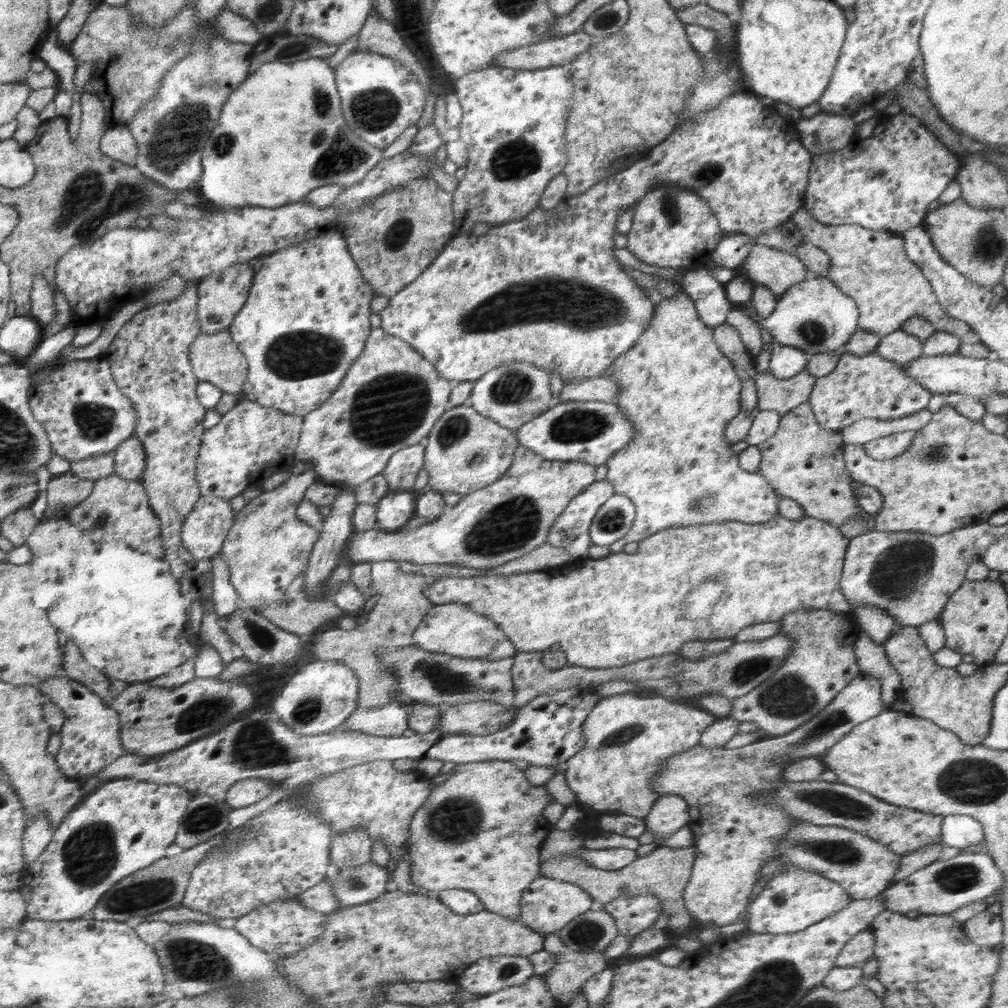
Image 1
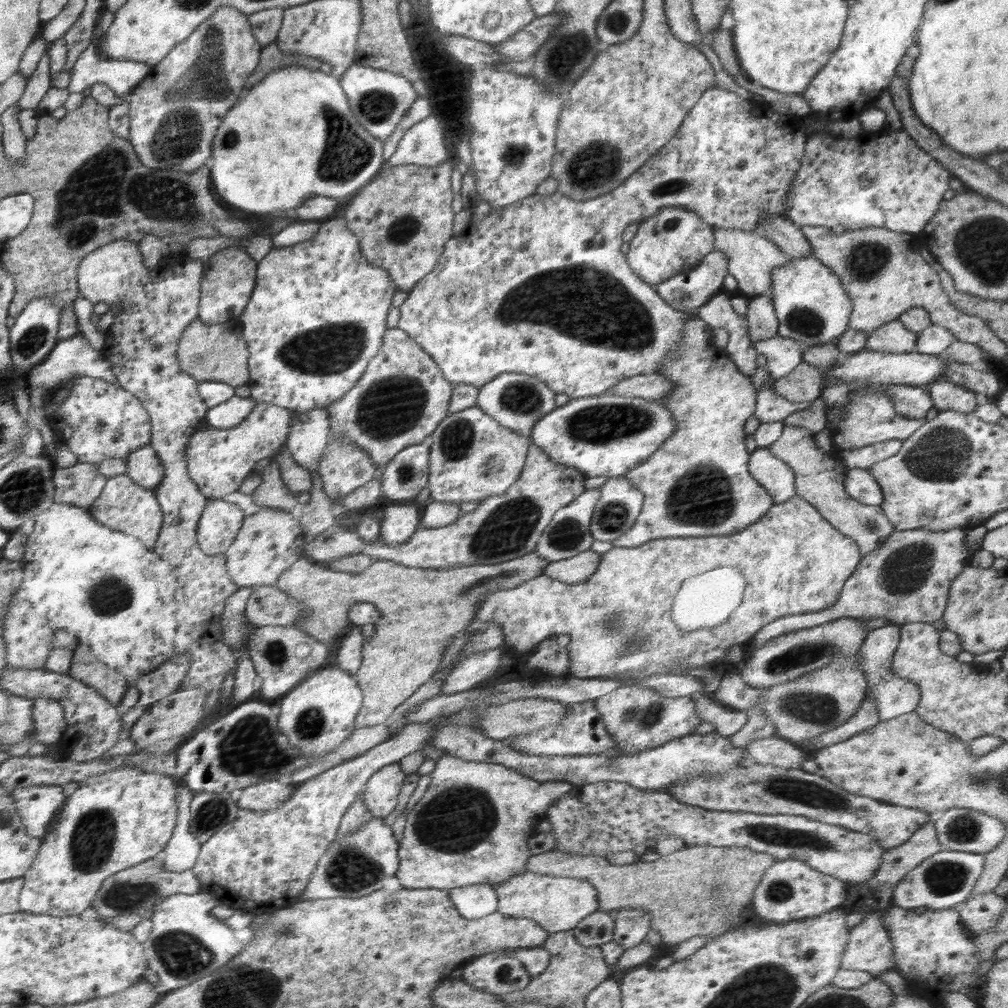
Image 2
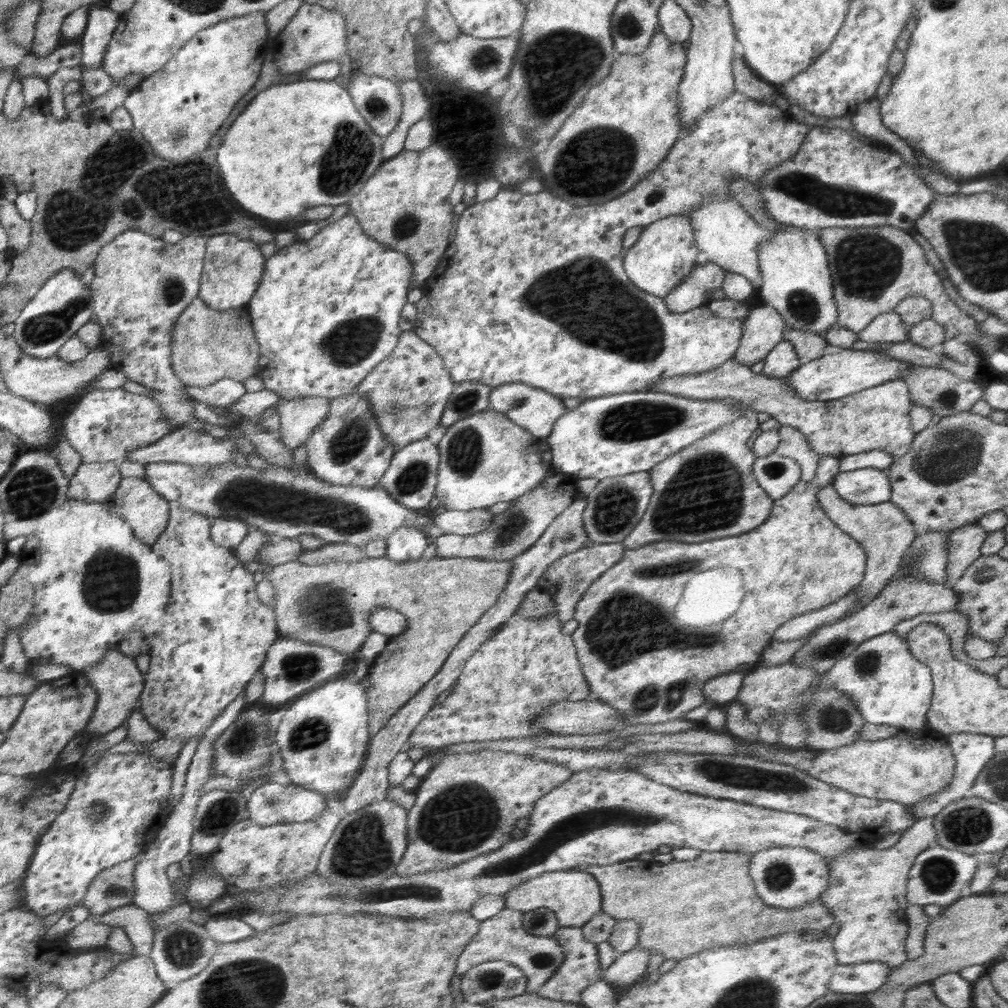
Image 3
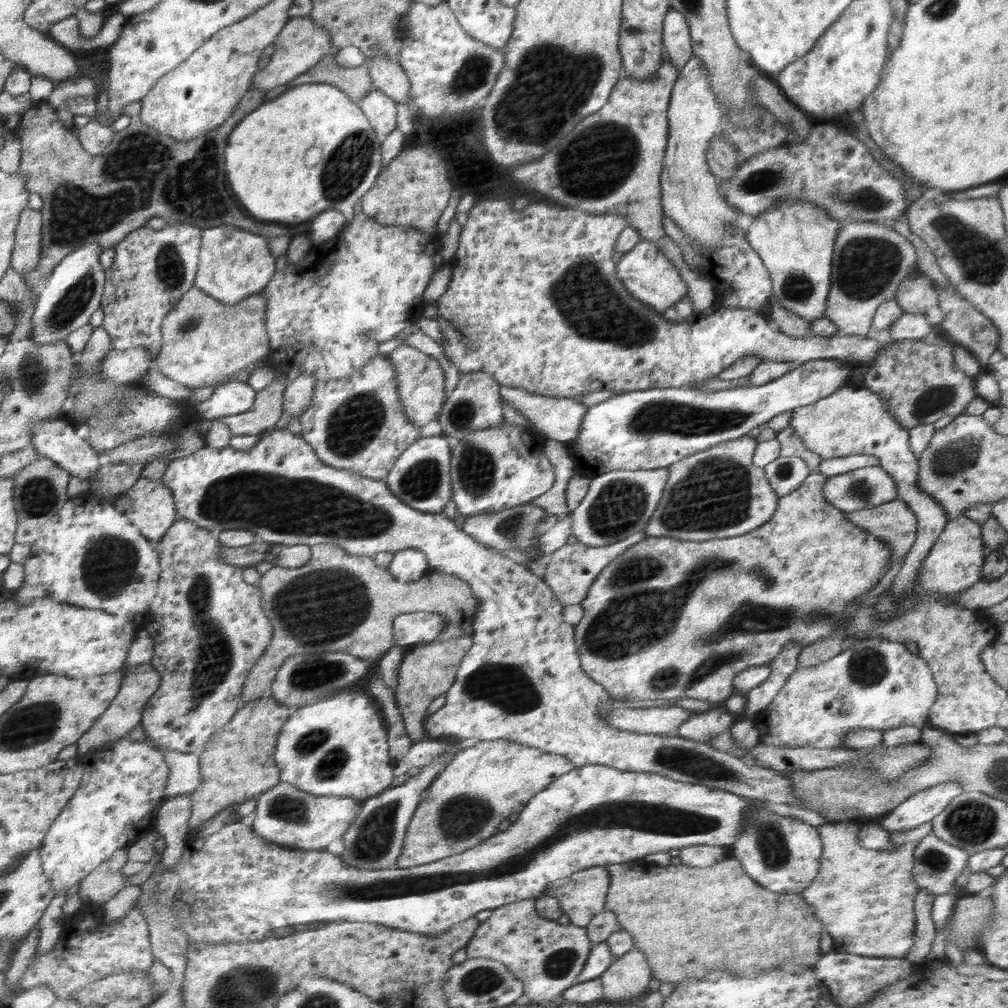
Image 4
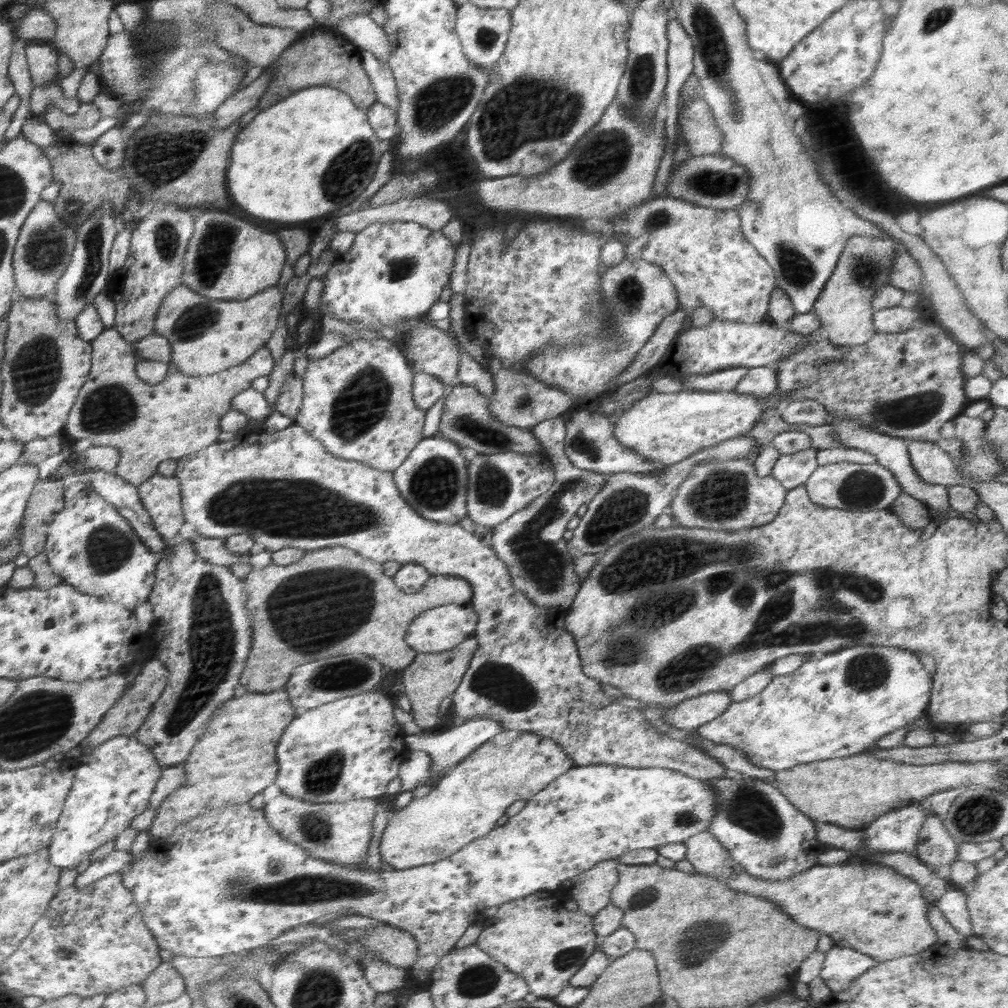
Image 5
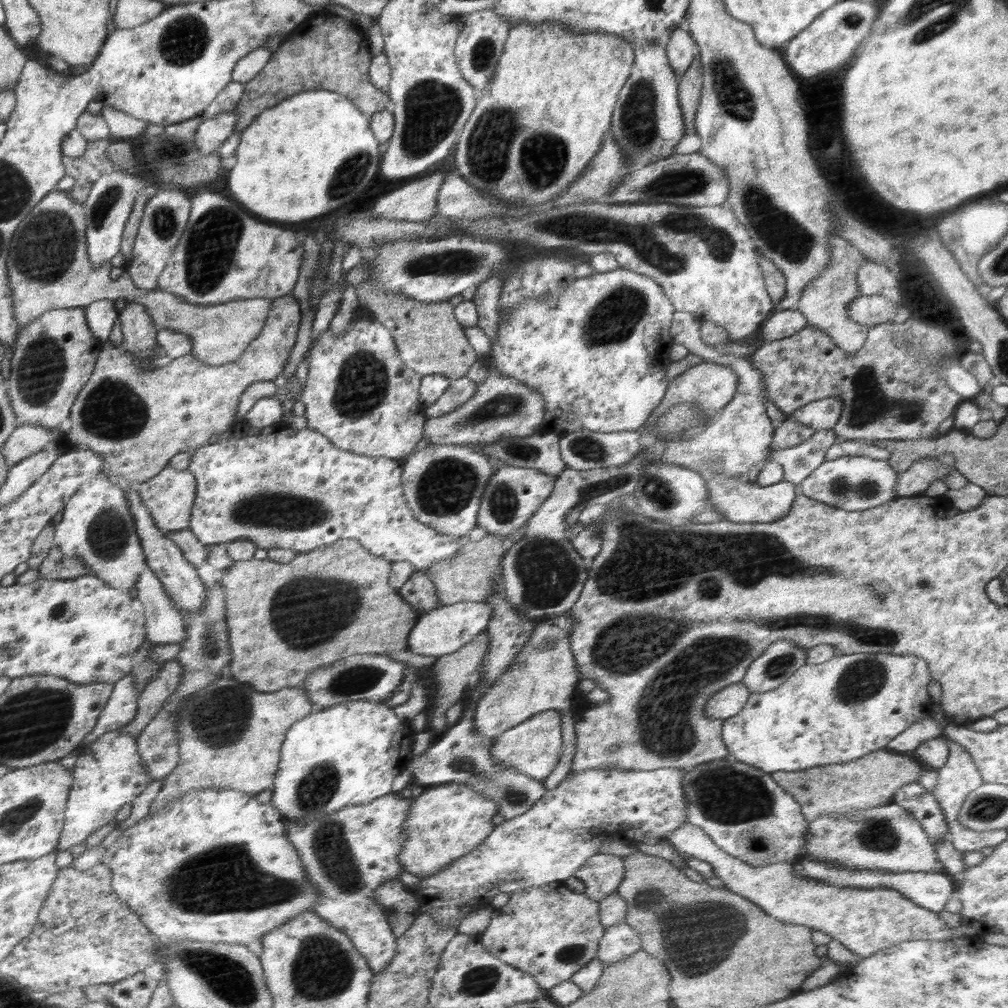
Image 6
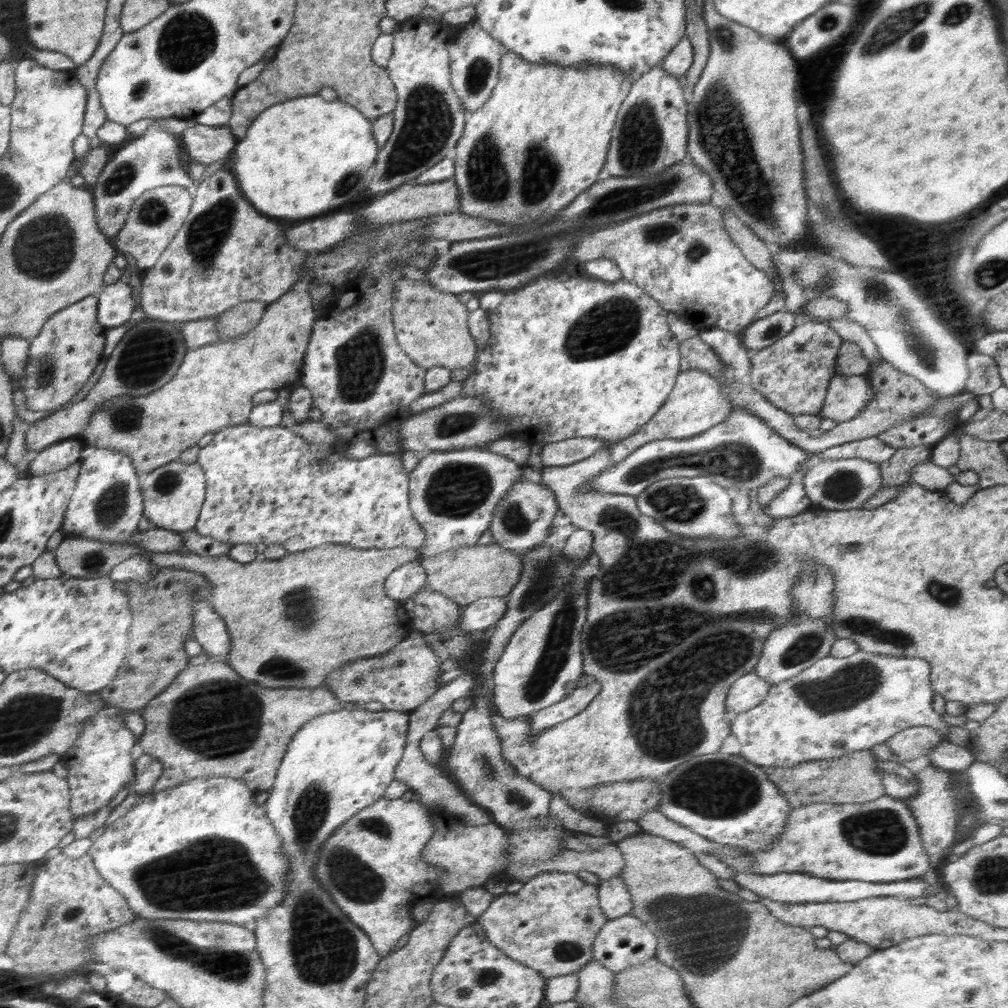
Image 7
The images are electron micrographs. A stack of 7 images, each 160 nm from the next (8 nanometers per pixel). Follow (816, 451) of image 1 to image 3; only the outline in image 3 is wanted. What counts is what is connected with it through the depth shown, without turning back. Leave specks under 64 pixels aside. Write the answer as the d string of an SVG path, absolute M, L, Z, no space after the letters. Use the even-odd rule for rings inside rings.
M781 426L778 434L779 444L774 453L792 458L801 468L801 480L812 481L817 471L819 456L812 451L806 437L792 426ZM824 486L818 492L817 501L826 513L826 516L834 522L842 532L849 534L854 540L857 540L864 546L866 551L867 562L865 573L859 584L857 603L849 610L844 617L850 616L864 608L874 597L876 597L886 586L888 580L900 567L902 558L906 550L910 548L911 542L917 535L915 526L911 520L903 513L901 508L892 504L889 500L875 505L857 505L843 501L838 497L836 490L830 486Z

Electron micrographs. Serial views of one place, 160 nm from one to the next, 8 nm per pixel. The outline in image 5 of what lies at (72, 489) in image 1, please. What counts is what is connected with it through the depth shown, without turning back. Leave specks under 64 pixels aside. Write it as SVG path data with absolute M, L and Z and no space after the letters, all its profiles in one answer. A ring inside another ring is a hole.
M113 327L104 329L93 340L92 366L88 380L81 386L70 418L63 431L74 442L83 439L96 446L112 446L121 454L114 473L137 488L149 481L164 460L178 460L189 457L216 443L221 433L221 422L232 408L232 400L238 393L249 389L258 377L266 377L272 372L274 359L270 350L263 346L248 361L210 376L190 376L168 363L167 377L160 384L146 383L136 371L133 344L126 341Z

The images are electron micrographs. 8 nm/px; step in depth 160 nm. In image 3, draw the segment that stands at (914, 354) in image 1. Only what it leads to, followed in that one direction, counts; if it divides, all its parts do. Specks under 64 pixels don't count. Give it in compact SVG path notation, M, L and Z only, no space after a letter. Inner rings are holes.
M894 310L879 314L858 335L865 344L904 342L908 340L910 326L902 322L901 316Z

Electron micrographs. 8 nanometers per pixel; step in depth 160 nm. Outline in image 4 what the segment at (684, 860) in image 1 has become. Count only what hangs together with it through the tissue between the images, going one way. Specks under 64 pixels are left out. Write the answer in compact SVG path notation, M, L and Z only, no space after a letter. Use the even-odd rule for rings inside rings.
M733 856L717 862L712 866L702 868L682 864L660 866L655 863L647 863L644 858L642 858L636 861L609 865L608 869L612 877L612 882L609 886L608 900L605 902L605 911L613 911L614 914L617 914L617 918L621 922L621 928L633 934L633 938L636 940L635 947L645 954L648 960L647 965L652 971L653 978L657 978L660 982L672 982L674 986L681 985L682 981L701 979L706 972L718 970L718 966L720 966L722 970L730 970L730 972L734 972L734 974L756 976L756 974L762 974L764 970L783 969L788 965L815 965L822 956L819 940L822 938L822 932L825 932L825 930L822 922L820 922L814 912L810 910L810 906L808 906L798 894L782 895L772 892L764 886L760 886L750 875L746 874L741 862Z

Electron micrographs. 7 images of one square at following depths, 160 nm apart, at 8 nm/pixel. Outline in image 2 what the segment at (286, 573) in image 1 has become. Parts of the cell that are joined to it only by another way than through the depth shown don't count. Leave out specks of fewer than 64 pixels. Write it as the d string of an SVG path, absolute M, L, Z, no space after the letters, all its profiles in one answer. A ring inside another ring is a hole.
M328 407L315 408L306 413L290 410L292 428L286 448L292 453L294 462L309 472L318 470L328 438L331 436L330 412ZM263 507L260 511L244 518L240 532L224 553L228 571L238 586L249 586L252 590L259 586L275 586L278 577L302 560L302 528L289 511Z

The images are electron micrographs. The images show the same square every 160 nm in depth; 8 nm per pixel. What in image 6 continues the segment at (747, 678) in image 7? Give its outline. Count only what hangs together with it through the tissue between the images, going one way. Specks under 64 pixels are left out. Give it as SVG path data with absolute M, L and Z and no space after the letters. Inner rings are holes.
M744 682L732 684L714 694L705 704L705 714L710 718L727 719L743 709L752 693Z

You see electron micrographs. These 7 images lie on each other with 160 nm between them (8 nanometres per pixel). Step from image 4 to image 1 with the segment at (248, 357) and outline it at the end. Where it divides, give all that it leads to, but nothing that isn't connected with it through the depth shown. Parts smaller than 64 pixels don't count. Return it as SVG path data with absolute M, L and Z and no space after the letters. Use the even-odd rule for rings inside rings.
M228 329L214 334L198 333L192 348L189 349L189 354L192 359L193 373L200 381L211 382L224 393L241 392L247 377L248 363L236 341L230 338Z

